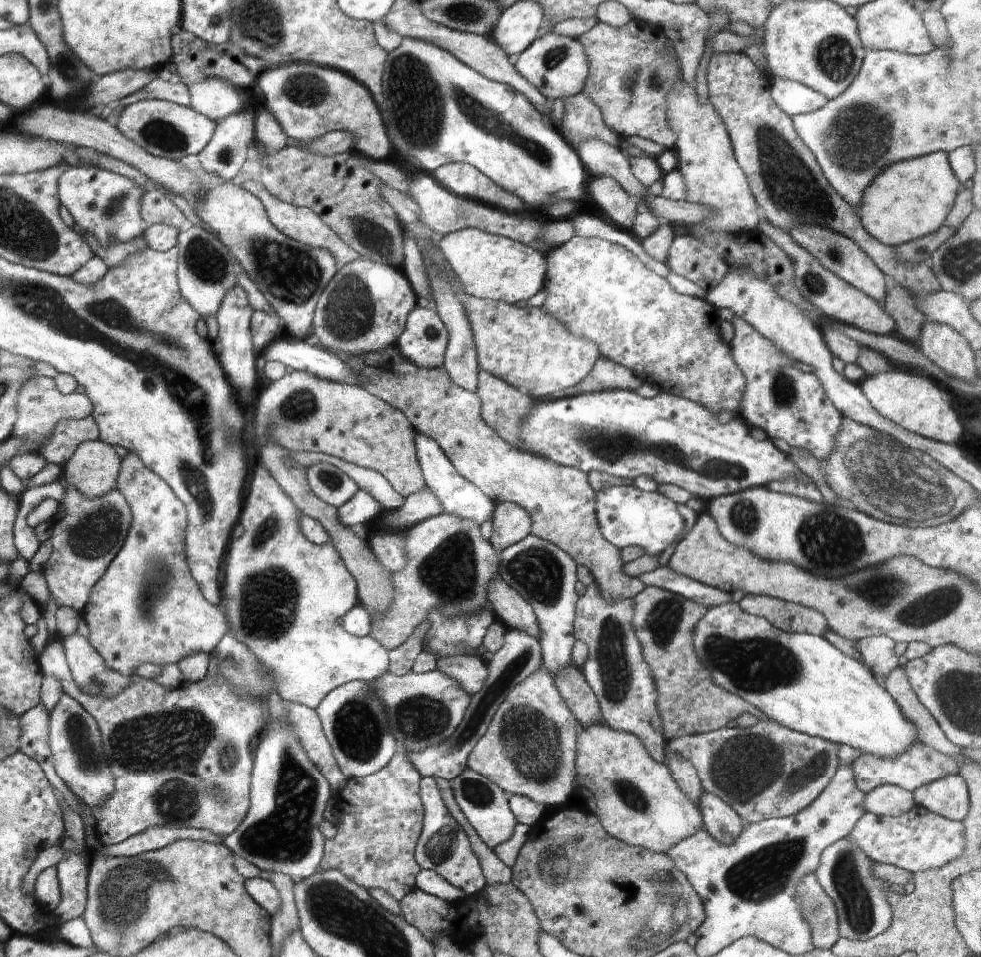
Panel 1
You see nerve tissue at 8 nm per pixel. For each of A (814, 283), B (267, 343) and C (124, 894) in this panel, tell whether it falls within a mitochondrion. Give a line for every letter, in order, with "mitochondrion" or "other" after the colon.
A: mitochondrion
B: other
C: mitochondrion

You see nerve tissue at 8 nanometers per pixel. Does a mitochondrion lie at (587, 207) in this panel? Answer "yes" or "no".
no

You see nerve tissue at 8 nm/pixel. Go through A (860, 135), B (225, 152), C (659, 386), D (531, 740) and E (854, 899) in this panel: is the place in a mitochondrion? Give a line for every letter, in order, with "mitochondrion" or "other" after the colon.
A: mitochondrion
B: mitochondrion
C: other
D: mitochondrion
E: mitochondrion

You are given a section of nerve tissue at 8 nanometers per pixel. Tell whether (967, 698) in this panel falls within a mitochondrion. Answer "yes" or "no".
yes

